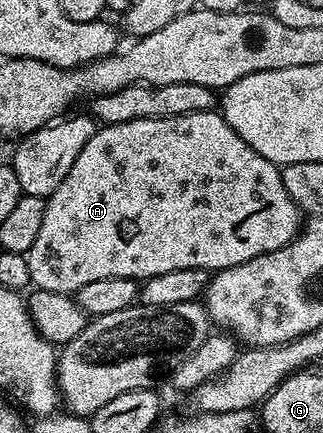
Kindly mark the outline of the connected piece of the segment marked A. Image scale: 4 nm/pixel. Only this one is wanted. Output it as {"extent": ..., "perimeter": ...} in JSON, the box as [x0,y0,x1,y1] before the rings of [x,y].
{"extent":[25,109,302,296],"perimeter":[[[212,109],[187,116],[127,120],[127,124],[102,125],[98,128],[95,136],[87,140],[83,152],[79,152],[75,164],[71,164],[71,172],[67,172],[63,184],[59,184],[59,188],[55,188],[55,192],[49,195],[39,237],[35,244],[31,244],[25,259],[27,268],[31,268],[31,283],[36,289],[73,296],[79,288],[83,288],[83,284],[91,284],[91,280],[107,280],[107,276],[144,280],[163,276],[163,272],[175,272],[175,268],[203,268],[210,272],[226,270],[235,264],[255,260],[255,256],[283,249],[297,237],[302,225],[301,209],[295,204],[287,188],[283,188],[281,167],[259,156],[259,152],[255,152],[255,148],[251,148],[251,144],[247,144],[247,140],[243,140],[243,136],[239,136],[235,128],[231,128],[231,124],[227,124],[225,117]]]}

